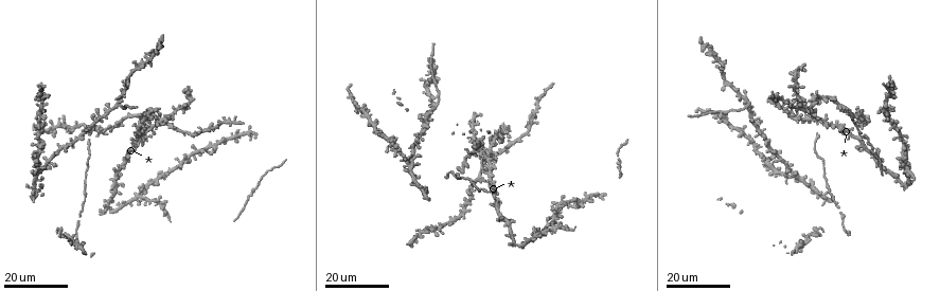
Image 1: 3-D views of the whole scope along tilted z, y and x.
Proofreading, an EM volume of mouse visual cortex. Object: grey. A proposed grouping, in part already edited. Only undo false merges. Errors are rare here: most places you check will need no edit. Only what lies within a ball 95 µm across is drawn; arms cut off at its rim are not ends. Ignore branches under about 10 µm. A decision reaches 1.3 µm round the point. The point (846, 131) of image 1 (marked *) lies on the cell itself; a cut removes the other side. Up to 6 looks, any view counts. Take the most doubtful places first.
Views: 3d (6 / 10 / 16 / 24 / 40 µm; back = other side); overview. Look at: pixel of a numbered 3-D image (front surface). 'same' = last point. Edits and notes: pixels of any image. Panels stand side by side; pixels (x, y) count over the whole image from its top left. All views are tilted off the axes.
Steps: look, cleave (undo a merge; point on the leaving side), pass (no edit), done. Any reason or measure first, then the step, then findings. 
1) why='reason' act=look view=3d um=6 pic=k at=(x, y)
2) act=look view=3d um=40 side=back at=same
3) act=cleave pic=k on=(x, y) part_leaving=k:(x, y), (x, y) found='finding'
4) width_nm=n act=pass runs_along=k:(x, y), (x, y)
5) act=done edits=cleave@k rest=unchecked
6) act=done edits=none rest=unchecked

why='three arms meet' act=look view=3d um=16 pic=1 at=(65, 145)

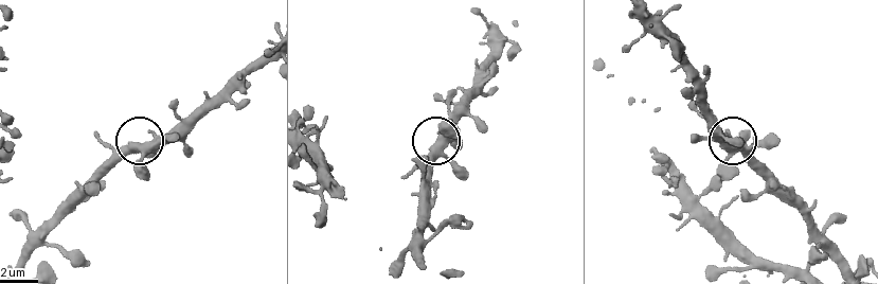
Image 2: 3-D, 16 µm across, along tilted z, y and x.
why='zoom in' act=look view=3d um=10 pic=2 at=(444, 153)

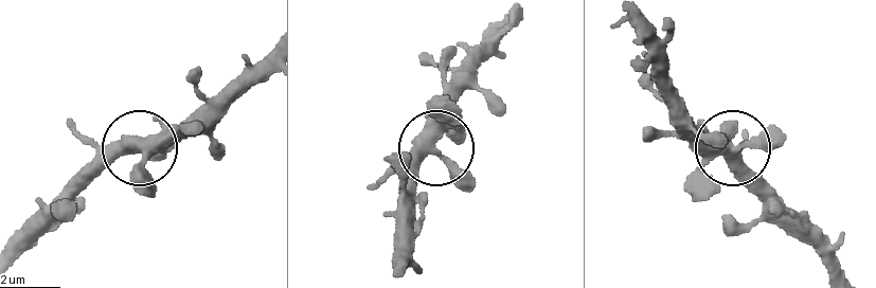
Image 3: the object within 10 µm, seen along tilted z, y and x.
width_nm=340 act=pass found='one cell here'

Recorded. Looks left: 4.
act=look view=3d um=24 pic=1 at=(773, 170)

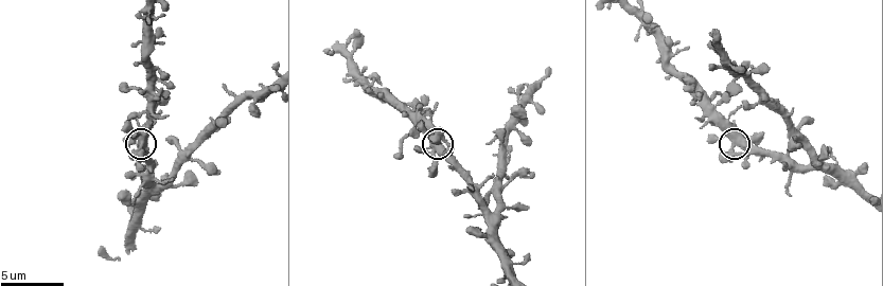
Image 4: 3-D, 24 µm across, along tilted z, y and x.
why='zoom in' act=look view=3d um=6 pic=4 at=(734, 141)

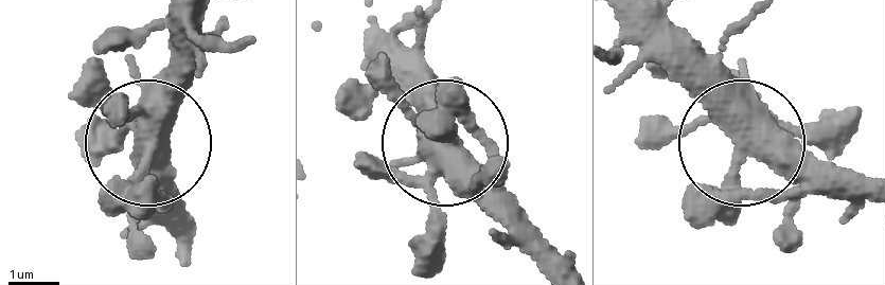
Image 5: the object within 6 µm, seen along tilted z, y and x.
act=pass runs_along=5:(857, 194), (796, 180), (698, 123), (642, 150) found='continuous, no second cell'

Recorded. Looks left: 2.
why='four-way junction' act=look view=3d um=24 pic=1 at=(119, 101)

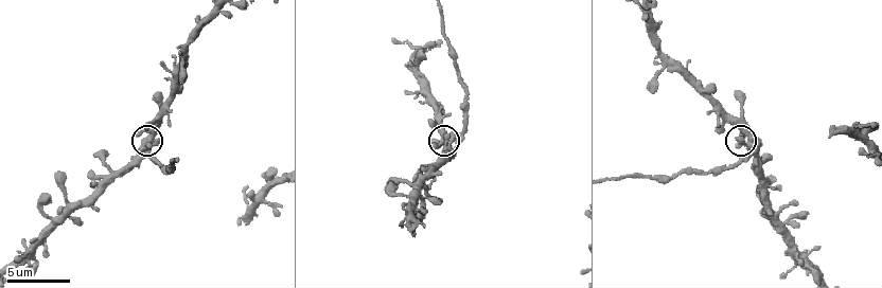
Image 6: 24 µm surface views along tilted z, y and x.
why='zoom in' act=look view=3d um=10 pic=6 at=(749, 140)

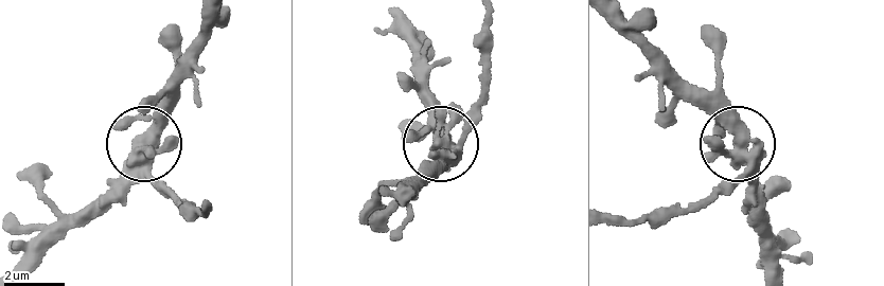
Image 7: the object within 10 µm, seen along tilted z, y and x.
side_arm_um=30 act=cleave pic=7 on=(169, 194) part_leaving=7:(455, 149), (484, 68), (485, 13) found='two cells meet here'

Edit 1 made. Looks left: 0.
act=done edits=cleave@7 rest=unchecked

